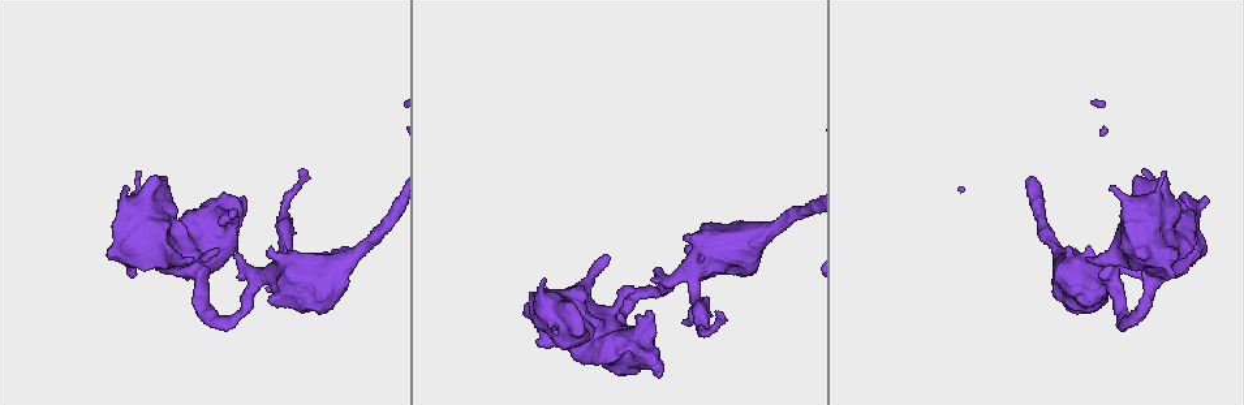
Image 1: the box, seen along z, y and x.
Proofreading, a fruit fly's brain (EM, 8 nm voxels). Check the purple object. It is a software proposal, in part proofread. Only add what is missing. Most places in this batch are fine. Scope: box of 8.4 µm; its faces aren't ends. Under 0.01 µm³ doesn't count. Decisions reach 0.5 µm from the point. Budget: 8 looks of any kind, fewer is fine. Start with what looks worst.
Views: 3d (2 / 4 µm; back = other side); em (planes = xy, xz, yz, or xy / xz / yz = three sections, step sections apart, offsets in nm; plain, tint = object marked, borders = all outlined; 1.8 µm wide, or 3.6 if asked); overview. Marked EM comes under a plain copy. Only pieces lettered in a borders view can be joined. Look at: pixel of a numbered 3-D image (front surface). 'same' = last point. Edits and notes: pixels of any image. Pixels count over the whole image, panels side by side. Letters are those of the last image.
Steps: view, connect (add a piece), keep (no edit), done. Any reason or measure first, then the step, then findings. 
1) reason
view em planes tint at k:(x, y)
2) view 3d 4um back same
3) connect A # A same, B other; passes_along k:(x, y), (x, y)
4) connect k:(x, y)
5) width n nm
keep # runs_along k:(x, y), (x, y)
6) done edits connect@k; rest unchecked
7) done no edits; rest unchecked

free end
view em xy step 4 borders at 1:(686, 321)

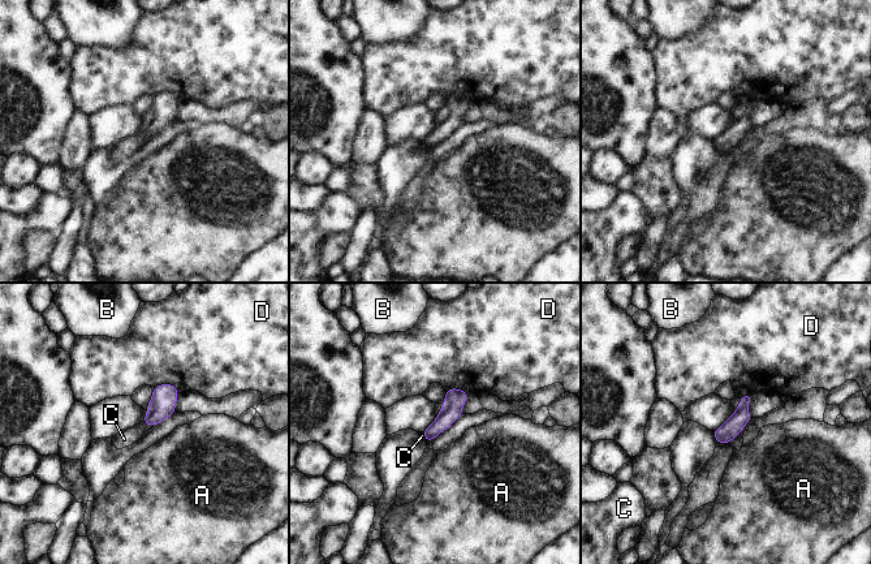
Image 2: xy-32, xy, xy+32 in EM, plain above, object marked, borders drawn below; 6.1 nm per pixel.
keep # A other, B other, C other, D other; no lettered piece goes on from it

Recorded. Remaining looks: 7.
free end
view 3d 4um at 1:(1090, 258)

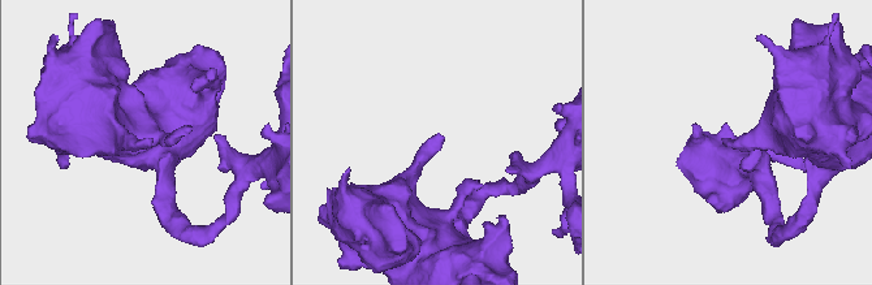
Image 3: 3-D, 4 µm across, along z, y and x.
view em yz step 8 borders at 3:(149, 139)

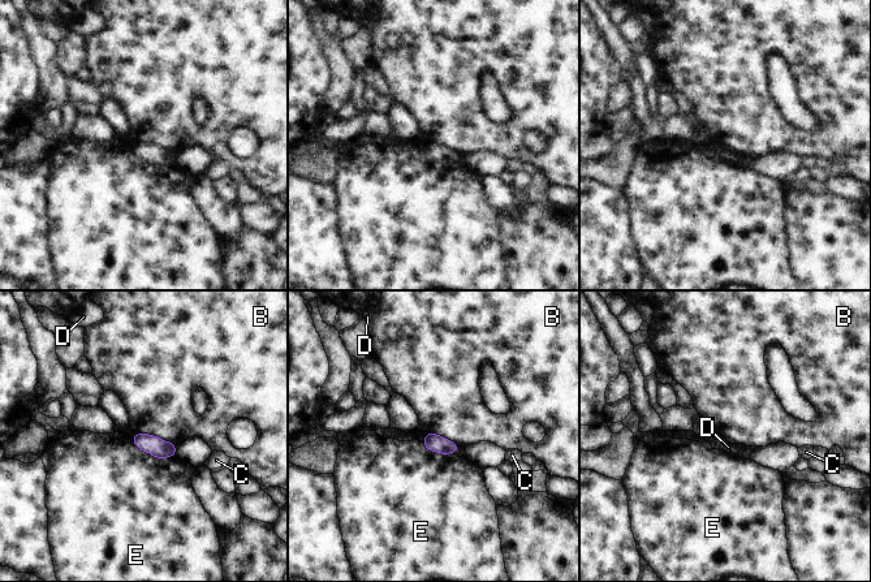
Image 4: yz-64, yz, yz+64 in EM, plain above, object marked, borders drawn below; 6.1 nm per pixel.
keep # B other, C other, D other, E other; border 4:(136, 432), (158, 435), (176, 445); no lettered piece goes on from it

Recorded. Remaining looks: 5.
an open end
view 3d 2um at 1:(243, 199)

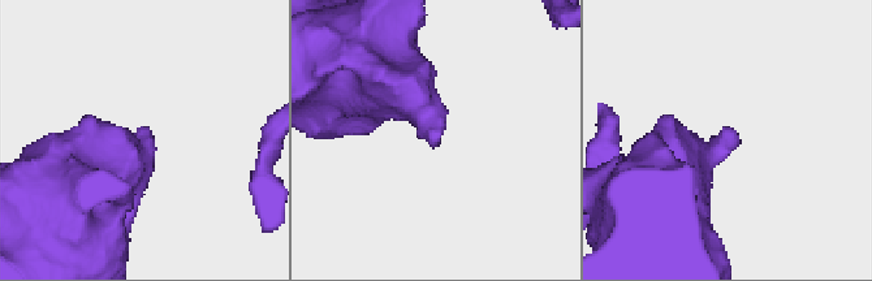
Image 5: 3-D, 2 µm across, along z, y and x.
need the tissue
view em planes borders at 5:(733, 129)

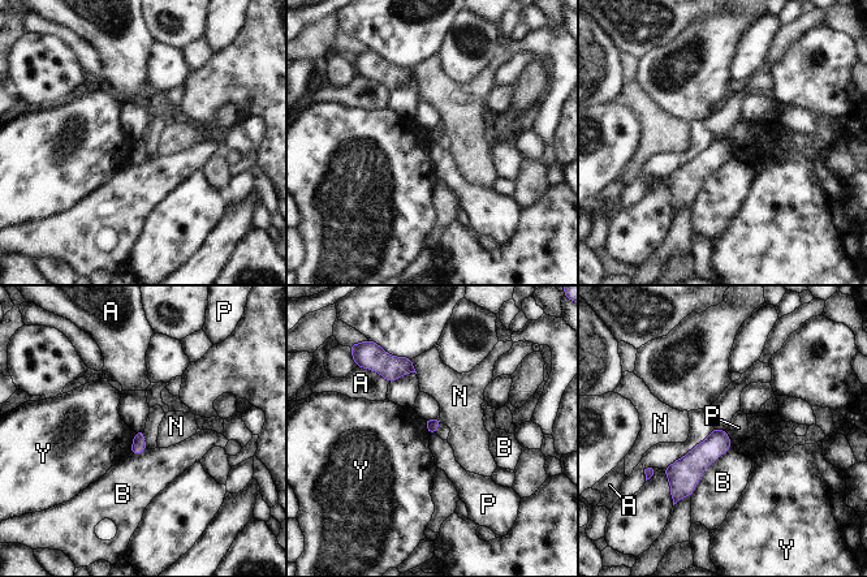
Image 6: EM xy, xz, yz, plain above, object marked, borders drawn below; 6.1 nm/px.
keep # A other, B other, N other, P other, Y other; border 6:(724, 430), (732, 444); no lettered piece goes on from it

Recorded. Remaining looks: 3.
done no edits; rest unchecked

